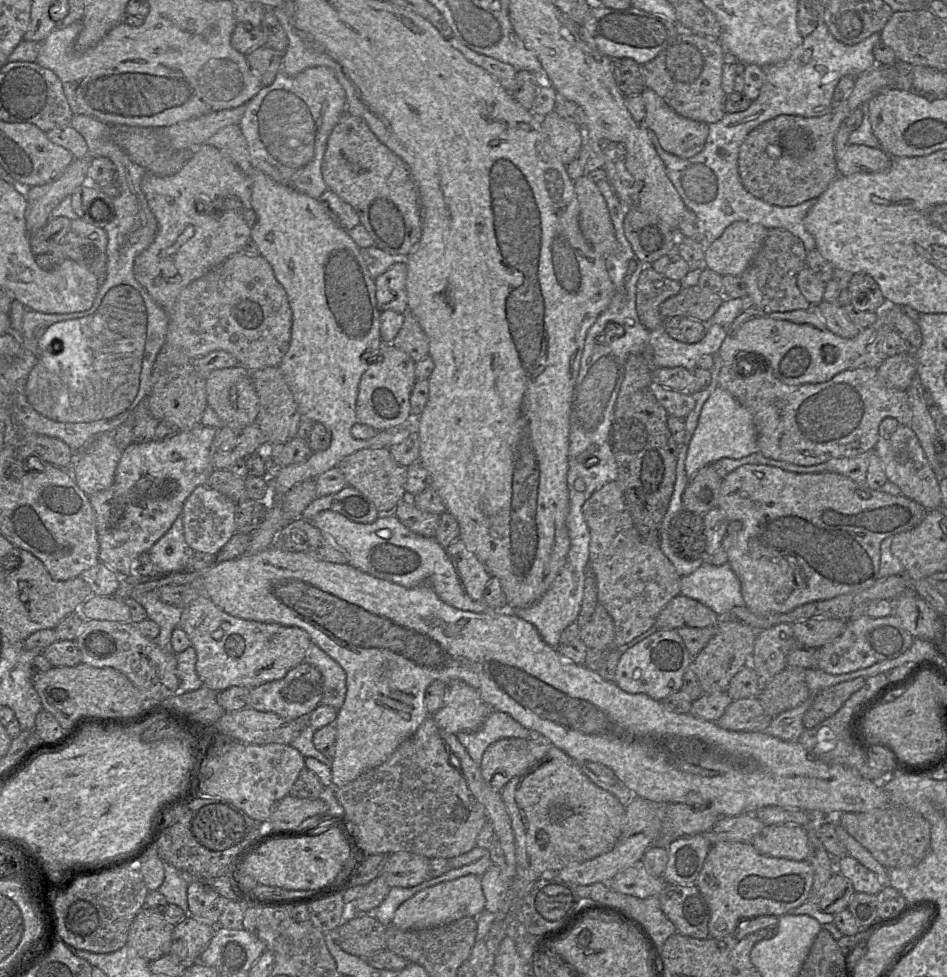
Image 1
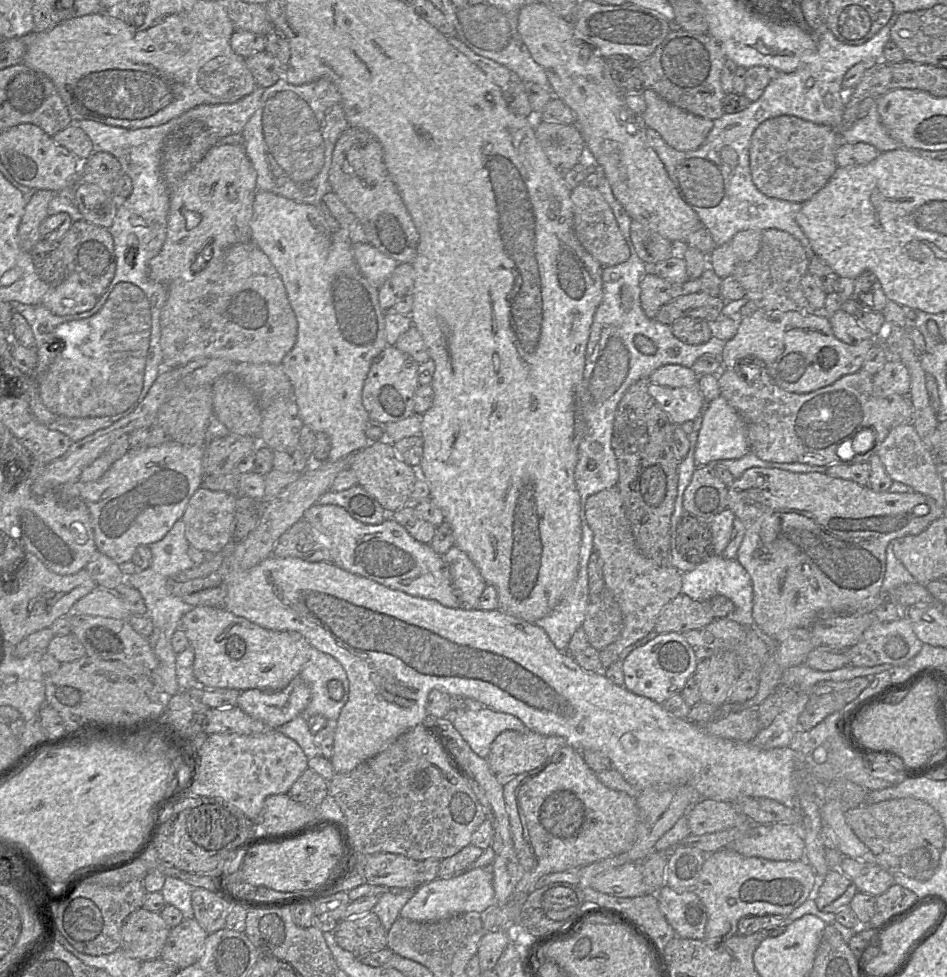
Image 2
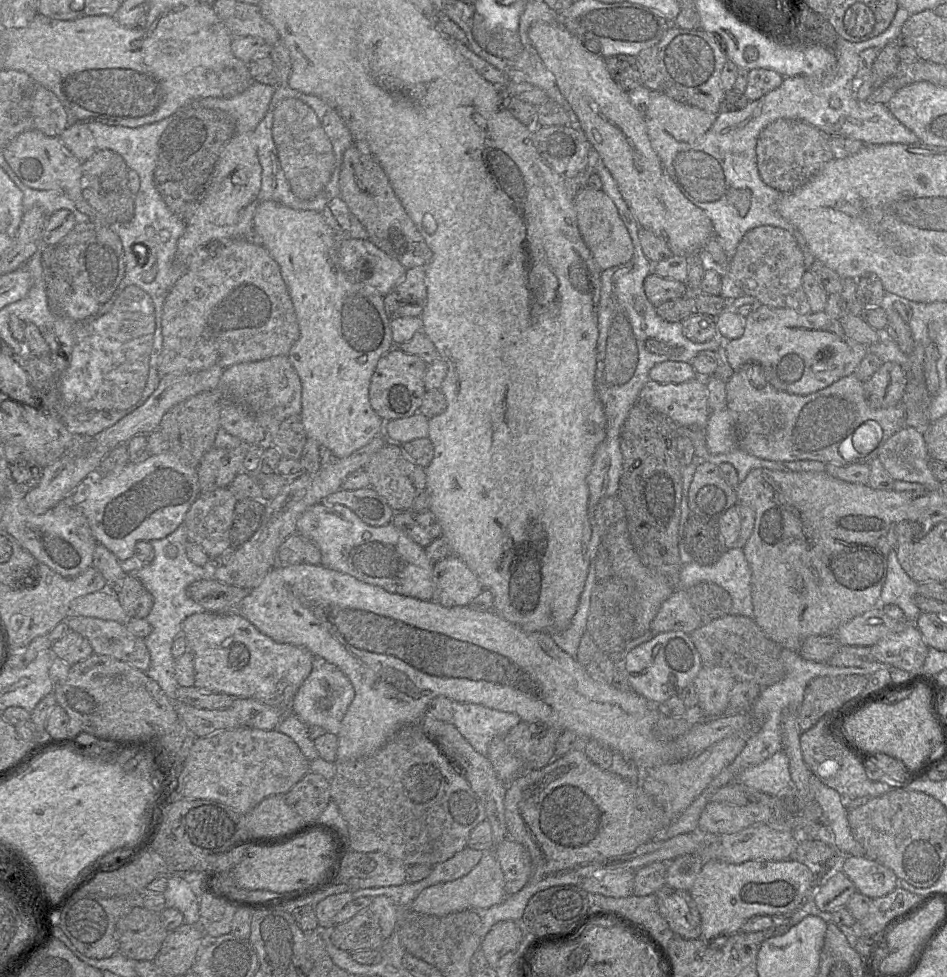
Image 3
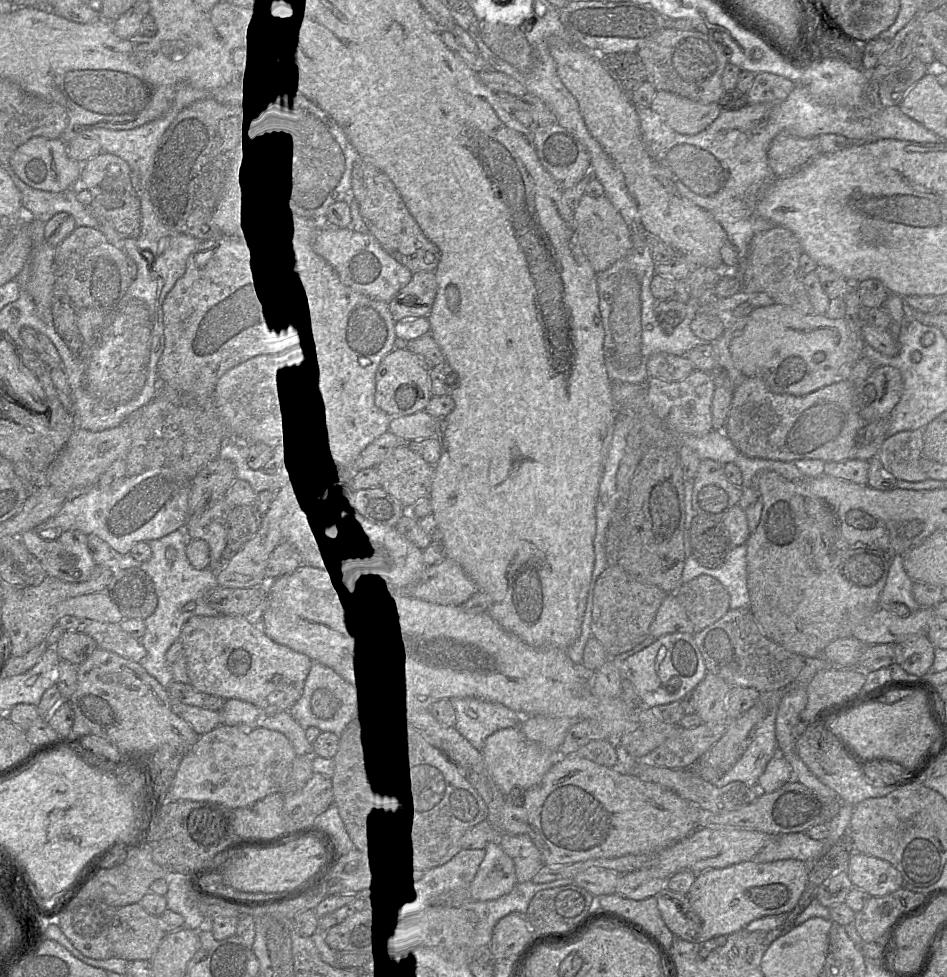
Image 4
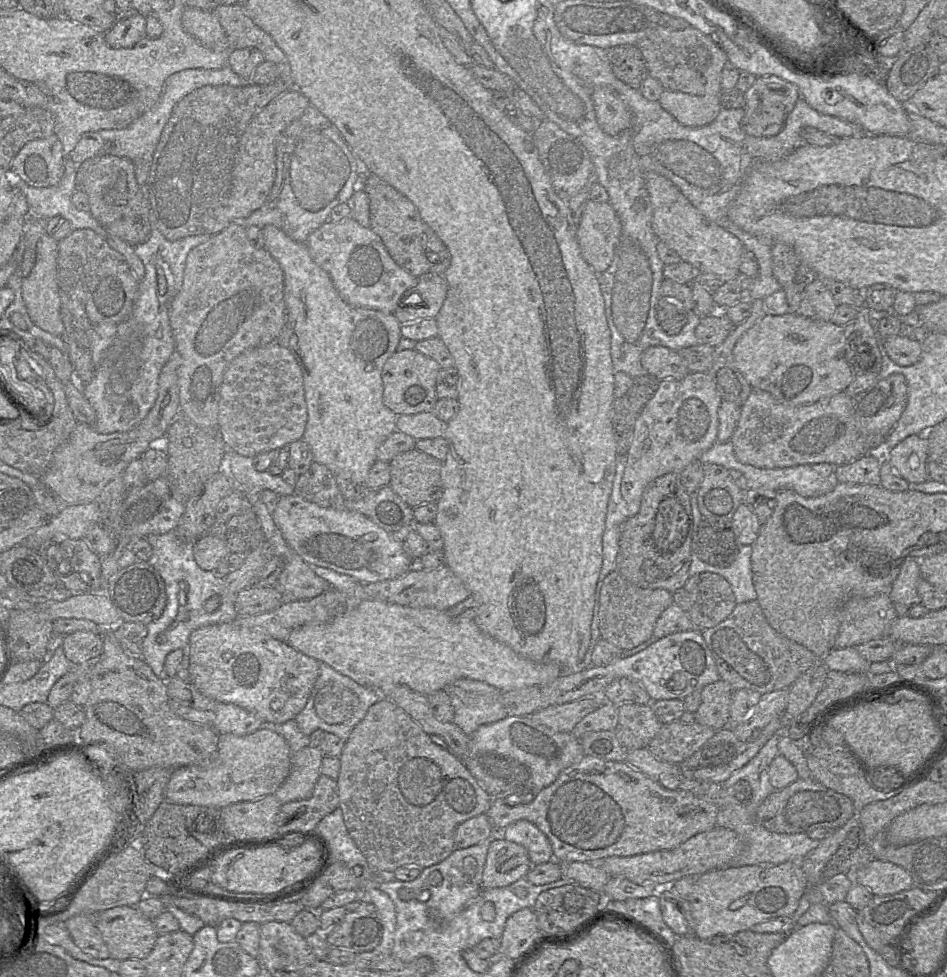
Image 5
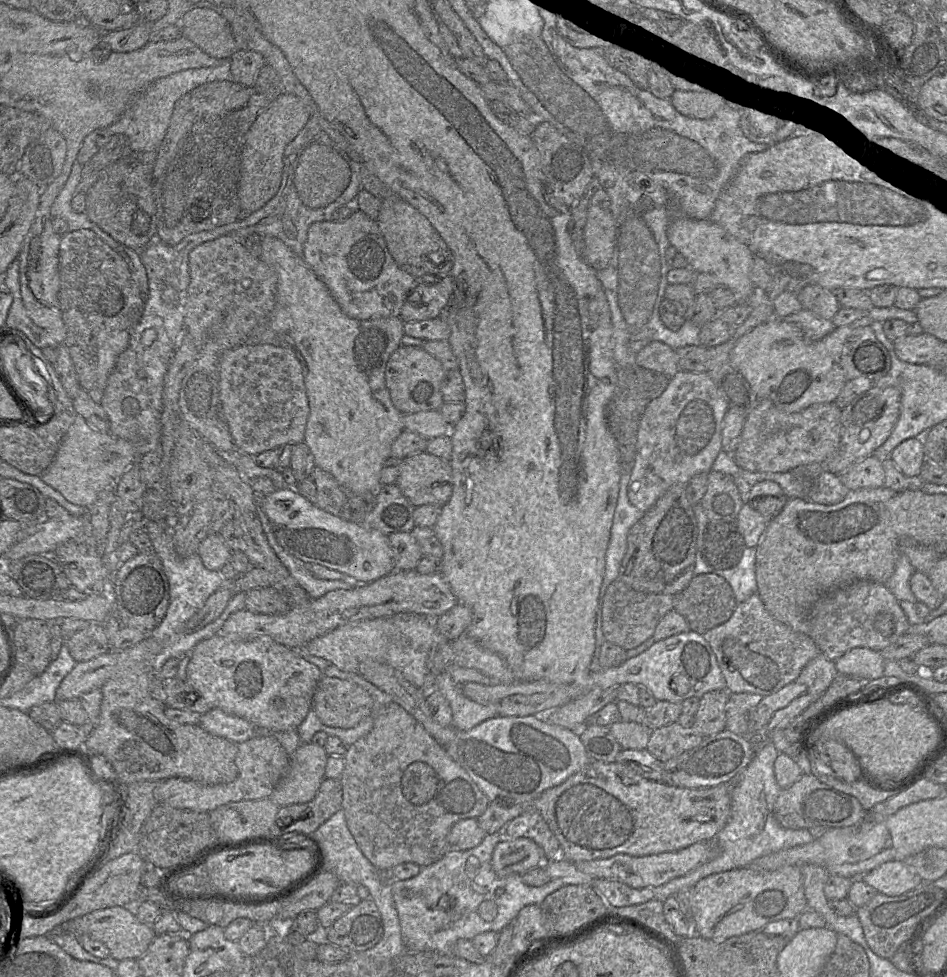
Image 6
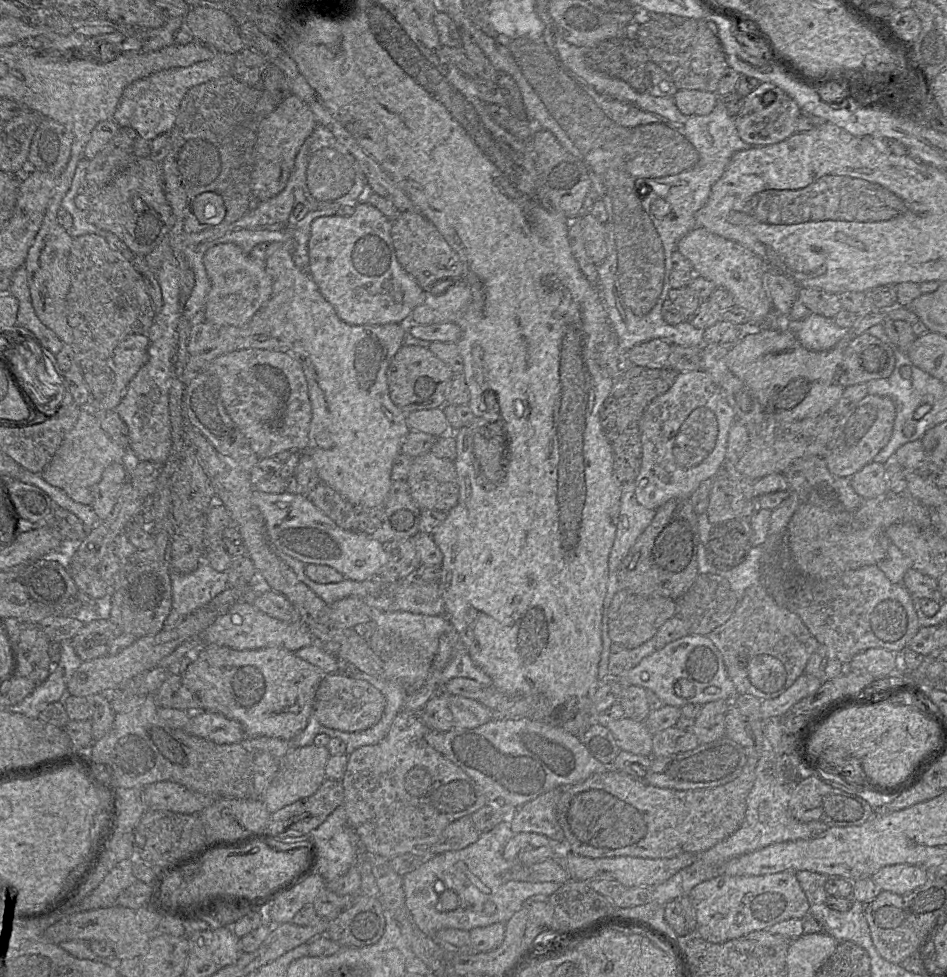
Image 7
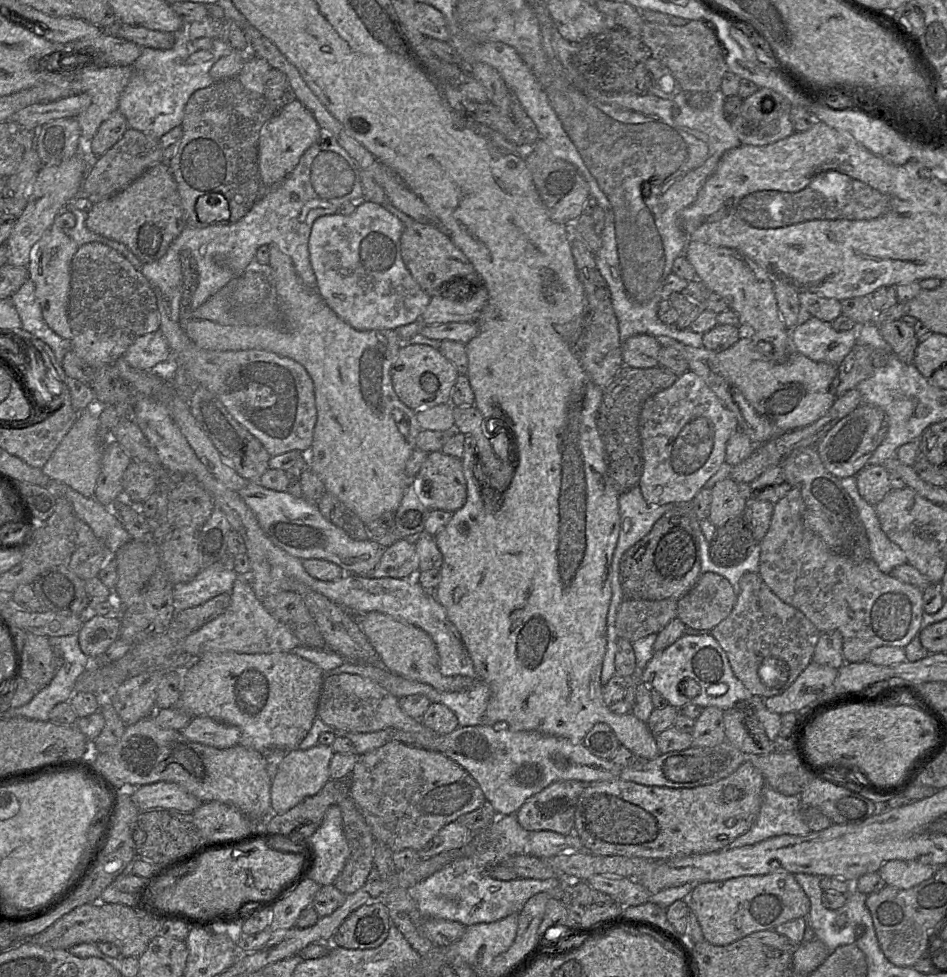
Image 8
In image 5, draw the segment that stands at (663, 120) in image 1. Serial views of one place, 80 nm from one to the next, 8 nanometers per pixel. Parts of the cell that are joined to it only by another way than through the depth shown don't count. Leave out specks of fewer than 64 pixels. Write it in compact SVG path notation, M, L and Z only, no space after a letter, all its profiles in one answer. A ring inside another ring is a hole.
M664 90L658 102L680 124L687 127L702 127L711 123L722 108L720 95L697 96L671 90Z

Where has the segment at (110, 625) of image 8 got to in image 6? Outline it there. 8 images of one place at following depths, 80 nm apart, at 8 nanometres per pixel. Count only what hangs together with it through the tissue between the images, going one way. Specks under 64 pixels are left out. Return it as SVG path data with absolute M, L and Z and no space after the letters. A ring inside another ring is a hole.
M104 624L90 625L72 635L67 640L70 655L79 663L91 660L110 650L110 643Z

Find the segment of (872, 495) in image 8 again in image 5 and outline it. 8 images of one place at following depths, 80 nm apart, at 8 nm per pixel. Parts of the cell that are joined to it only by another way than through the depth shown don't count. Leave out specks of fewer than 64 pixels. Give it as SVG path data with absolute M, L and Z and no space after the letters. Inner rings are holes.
M869 453L848 464L835 466L833 477L839 483L880 485L881 453Z

